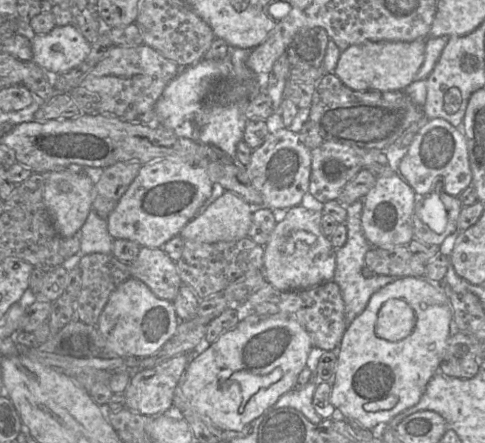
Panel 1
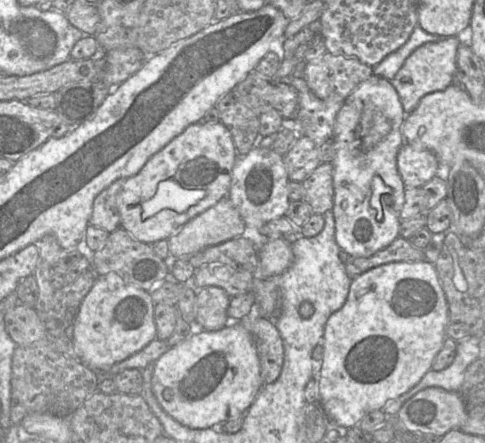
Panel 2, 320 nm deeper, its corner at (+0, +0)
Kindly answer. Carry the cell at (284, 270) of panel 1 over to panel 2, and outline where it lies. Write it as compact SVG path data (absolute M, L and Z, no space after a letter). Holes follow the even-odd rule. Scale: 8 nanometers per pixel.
M282 238L268 240L258 251L259 273L272 278L286 271L293 262L292 243Z

